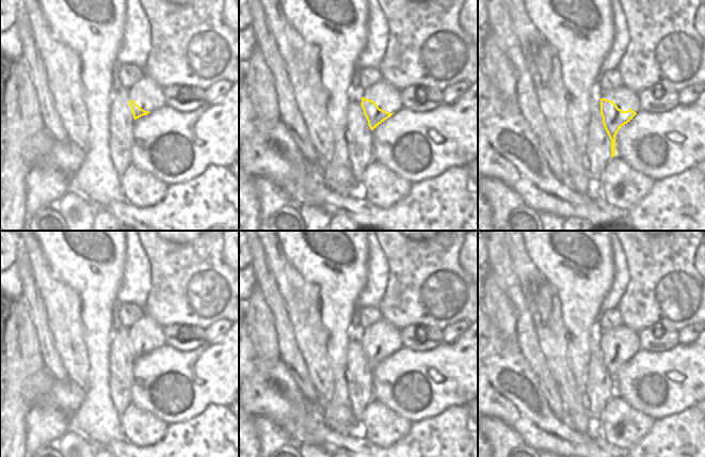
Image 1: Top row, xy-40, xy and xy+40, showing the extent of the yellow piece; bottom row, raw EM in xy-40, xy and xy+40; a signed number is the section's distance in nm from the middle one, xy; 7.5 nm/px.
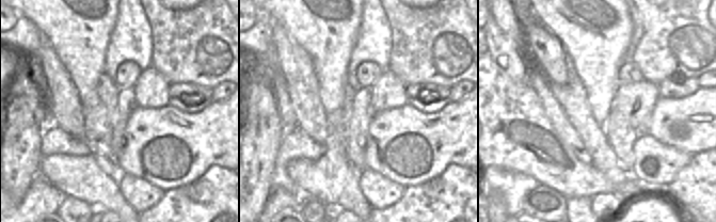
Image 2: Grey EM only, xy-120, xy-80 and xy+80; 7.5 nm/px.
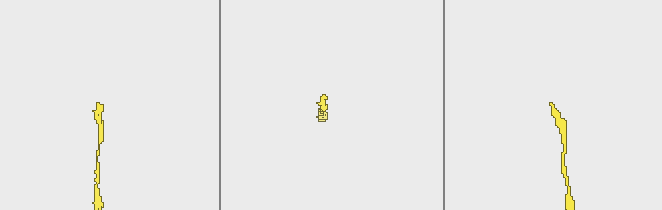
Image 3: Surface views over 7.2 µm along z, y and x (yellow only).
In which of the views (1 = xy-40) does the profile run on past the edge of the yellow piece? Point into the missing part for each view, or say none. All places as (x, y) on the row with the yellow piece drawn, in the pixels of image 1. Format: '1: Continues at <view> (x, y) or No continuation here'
1: Continues at xy-40 (121, 142).

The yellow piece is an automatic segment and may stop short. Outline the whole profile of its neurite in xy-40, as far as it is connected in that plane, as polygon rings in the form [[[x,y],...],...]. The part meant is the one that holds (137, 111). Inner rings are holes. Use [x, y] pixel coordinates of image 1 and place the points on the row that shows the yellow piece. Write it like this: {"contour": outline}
{"contour": [[[126,89],[116,90],[110,104],[110,159],[122,175],[131,164],[131,148],[133,146],[133,123],[137,119],[147,115],[145,111],[129,99]]]}

